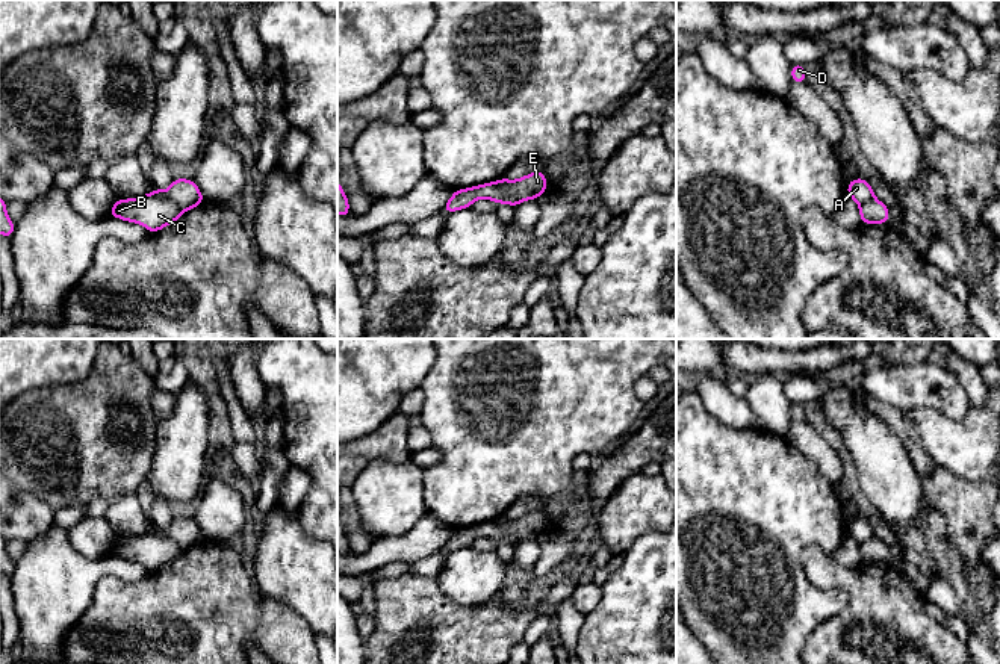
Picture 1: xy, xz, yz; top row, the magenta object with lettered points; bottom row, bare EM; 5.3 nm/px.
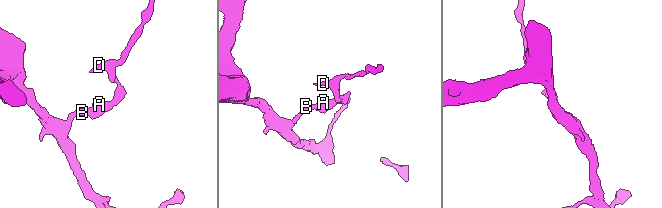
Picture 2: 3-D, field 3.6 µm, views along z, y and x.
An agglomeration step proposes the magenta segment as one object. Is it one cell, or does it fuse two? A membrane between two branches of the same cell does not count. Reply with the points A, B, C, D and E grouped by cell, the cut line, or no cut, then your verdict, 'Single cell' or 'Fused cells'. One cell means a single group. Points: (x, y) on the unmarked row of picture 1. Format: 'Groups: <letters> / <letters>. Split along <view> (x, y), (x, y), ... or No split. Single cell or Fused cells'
Groups: A D E / B C. Split along xy (153, 531), (168, 536), (183, 549). Fused cells

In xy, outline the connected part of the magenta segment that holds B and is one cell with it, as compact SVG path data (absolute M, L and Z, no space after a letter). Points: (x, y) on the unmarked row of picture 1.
M154 532L116 538L109 551L113 557L144 564L150 572L172 563L182 552L183 549L174 540Z

